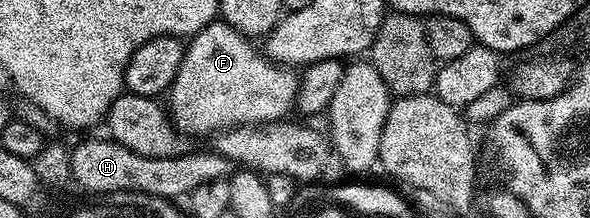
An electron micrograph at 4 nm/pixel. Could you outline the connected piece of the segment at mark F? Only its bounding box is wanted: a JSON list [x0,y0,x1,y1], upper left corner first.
[167,20,298,136]

